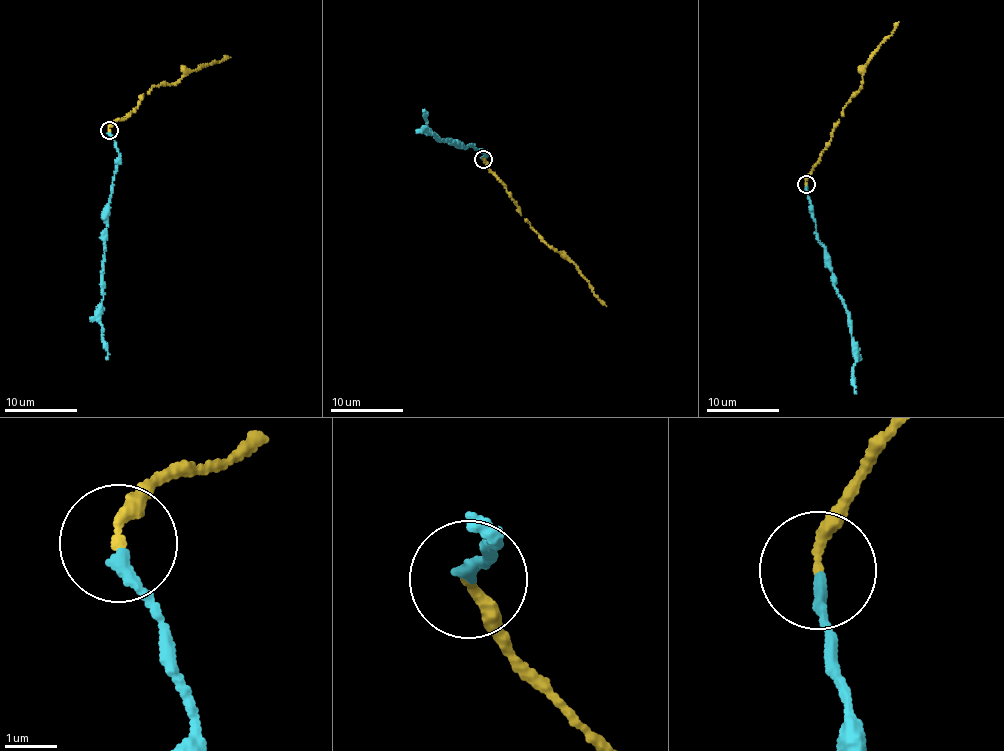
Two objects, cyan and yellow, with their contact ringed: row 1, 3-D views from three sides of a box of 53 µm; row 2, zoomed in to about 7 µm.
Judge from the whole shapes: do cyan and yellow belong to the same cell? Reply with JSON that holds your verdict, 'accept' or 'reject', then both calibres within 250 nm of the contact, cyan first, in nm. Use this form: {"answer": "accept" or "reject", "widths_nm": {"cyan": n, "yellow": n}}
{"answer": "reject", "widths_nm": {"cyan": 240, "yellow": 200}}

